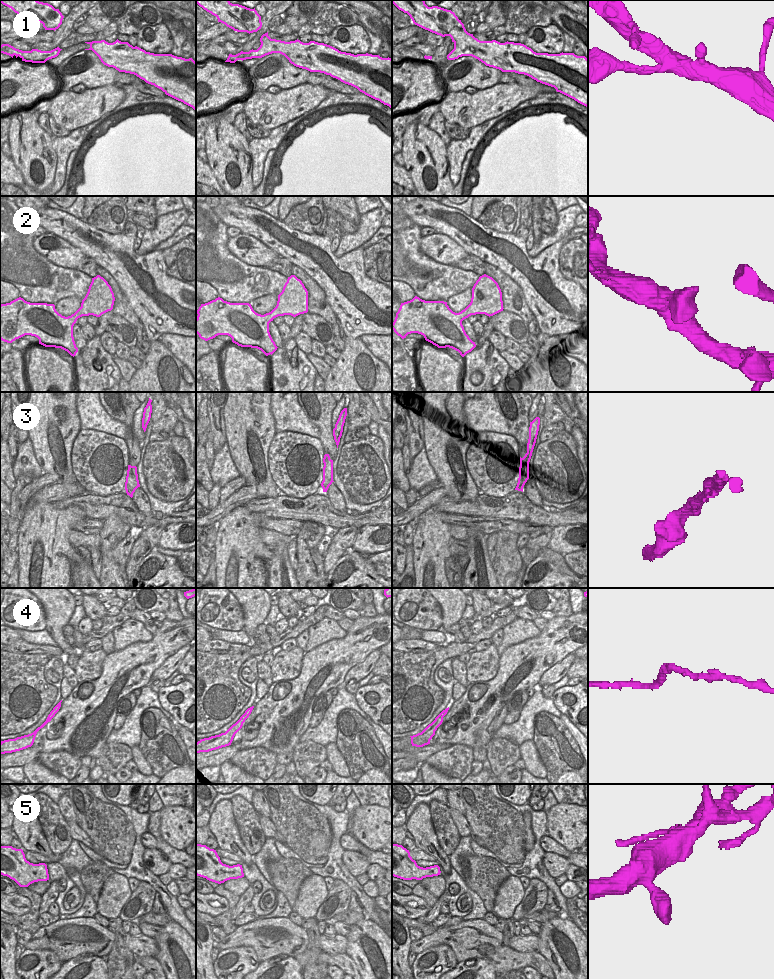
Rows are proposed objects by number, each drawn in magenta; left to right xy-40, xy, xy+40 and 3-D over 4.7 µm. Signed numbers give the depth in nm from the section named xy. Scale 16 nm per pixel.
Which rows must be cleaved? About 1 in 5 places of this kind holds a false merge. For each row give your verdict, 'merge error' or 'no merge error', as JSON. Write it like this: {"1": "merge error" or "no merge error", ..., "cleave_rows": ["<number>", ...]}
{"1": "no merge error", "2": "no merge error", "3": "merge error", "4": "no merge error", "5": "no merge error", "cleave_rows": ["3"]}

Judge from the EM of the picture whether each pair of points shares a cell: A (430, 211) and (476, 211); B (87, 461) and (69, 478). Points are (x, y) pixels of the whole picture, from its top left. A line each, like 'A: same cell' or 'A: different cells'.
A: different cells
B: different cells

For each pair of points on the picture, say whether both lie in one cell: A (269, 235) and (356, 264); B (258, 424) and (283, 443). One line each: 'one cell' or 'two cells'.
A: one cell
B: two cells

